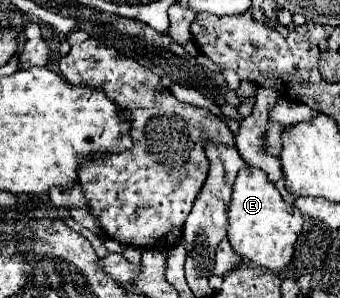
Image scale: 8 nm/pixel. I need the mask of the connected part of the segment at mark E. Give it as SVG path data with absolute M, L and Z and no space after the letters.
M256 167L240 169L232 199L228 203L228 241L236 253L250 259L252 263L268 269L280 271L284 269L294 253L294 243L302 231L302 213L288 205L274 183L266 179L266 173Z

